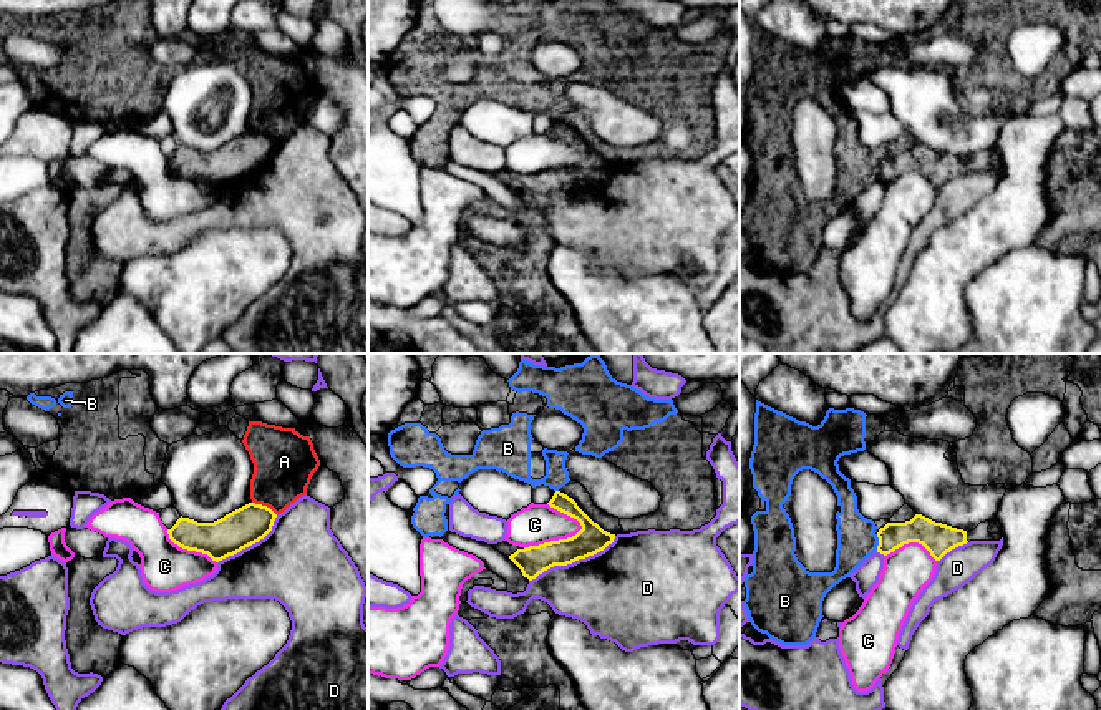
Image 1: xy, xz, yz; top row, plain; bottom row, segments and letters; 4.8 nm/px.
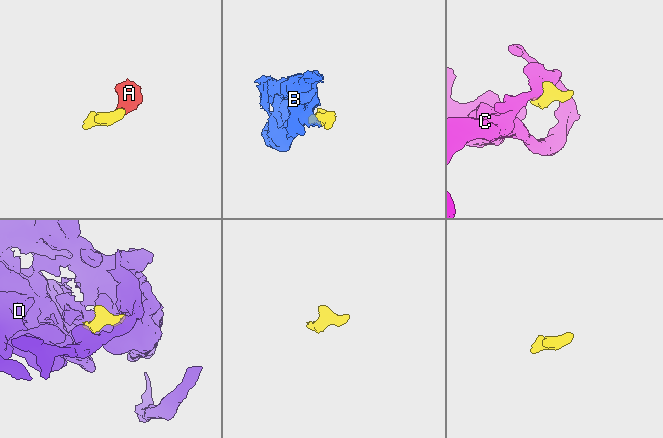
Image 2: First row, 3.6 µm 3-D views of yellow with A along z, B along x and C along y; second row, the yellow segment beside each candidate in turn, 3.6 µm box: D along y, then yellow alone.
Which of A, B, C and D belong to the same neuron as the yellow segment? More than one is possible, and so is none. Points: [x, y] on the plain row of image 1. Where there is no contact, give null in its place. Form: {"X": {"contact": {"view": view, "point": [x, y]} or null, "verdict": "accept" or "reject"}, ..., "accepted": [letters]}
{"A": {"contact": {"view": "xy", "point": [264, 135]}, "verdict": "reject"}, "B": {"contact": {"view": "yz", "point": [879, 171]}, "verdict": "reject"}, "C": {"contact": {"view": "xz", "point": [552, 170]}, "verdict": "reject"}, "D": {"contact": {"view": "xz", "point": [572, 189]}, "verdict": "reject"}, "accepted": []}

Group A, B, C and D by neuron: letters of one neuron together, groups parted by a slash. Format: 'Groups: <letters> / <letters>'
Groups: A B / C / D

